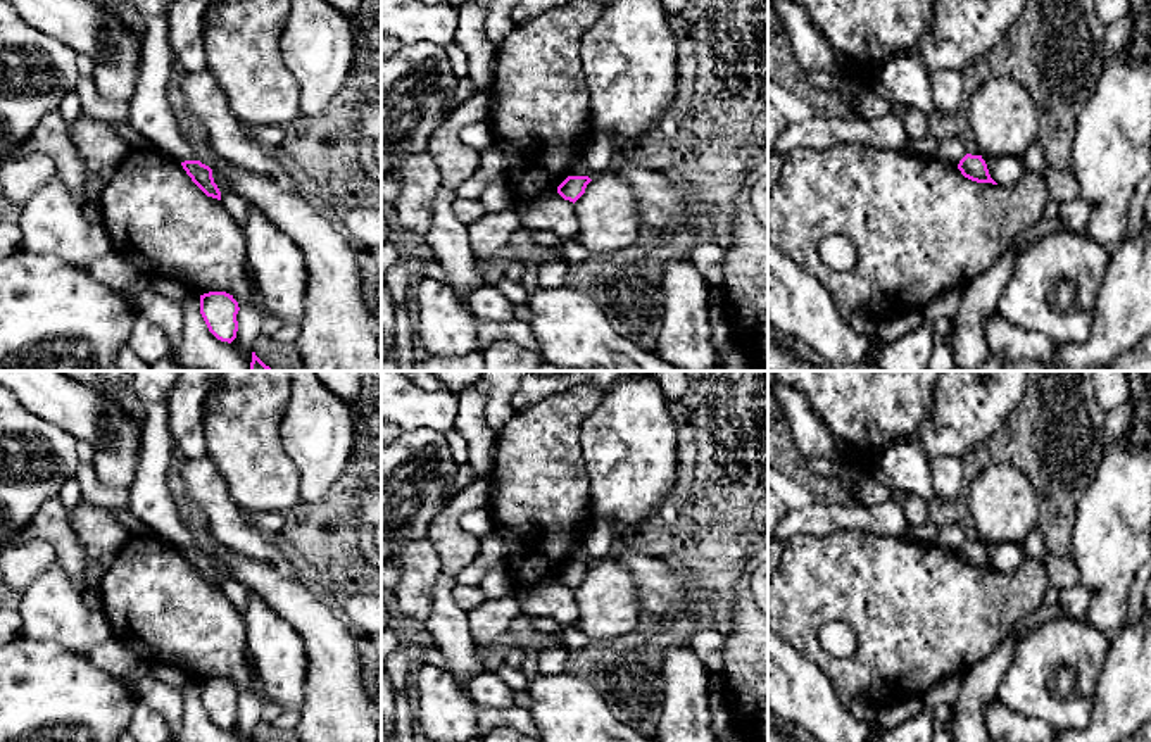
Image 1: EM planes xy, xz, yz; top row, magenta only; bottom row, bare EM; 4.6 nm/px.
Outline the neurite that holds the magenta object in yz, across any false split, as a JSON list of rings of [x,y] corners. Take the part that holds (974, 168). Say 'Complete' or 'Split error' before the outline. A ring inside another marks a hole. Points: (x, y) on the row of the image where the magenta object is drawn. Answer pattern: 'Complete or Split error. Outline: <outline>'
Complete. Outline: [[[966,154],[959,164],[958,164],[958,169],[961,171],[961,174],[972,181],[977,181],[977,183],[992,183],[992,185],[997,185],[991,174],[989,174],[989,169],[987,169],[987,164],[985,160],[982,159],[982,155],[972,155],[972,154]]]

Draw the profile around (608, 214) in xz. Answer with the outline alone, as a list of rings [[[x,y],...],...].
[[[614,173],[592,179],[573,205],[580,224],[576,242],[590,254],[623,250],[645,238],[633,192]]]

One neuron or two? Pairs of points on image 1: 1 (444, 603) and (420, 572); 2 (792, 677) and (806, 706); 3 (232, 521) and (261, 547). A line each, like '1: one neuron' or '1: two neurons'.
1: two neurons
2: one neuron
3: one neuron

